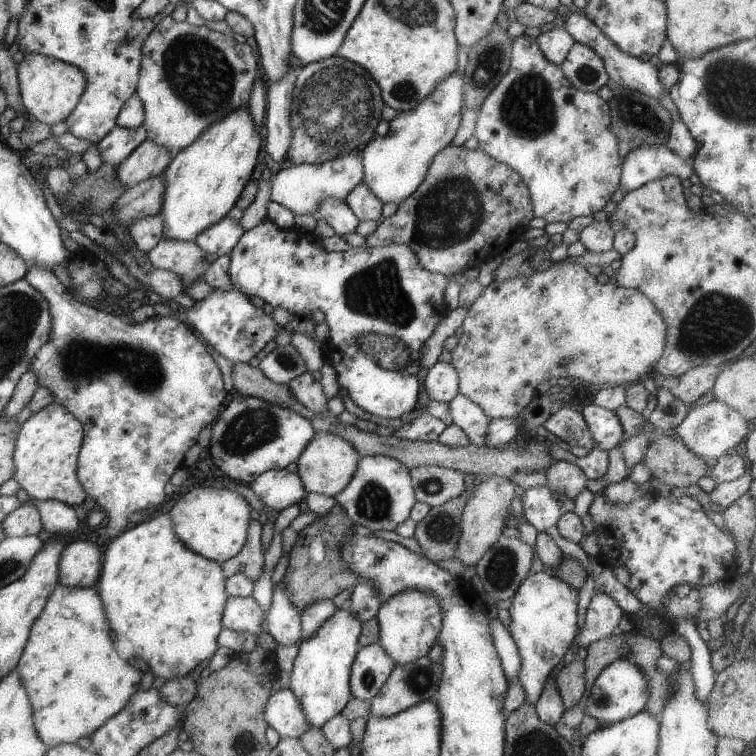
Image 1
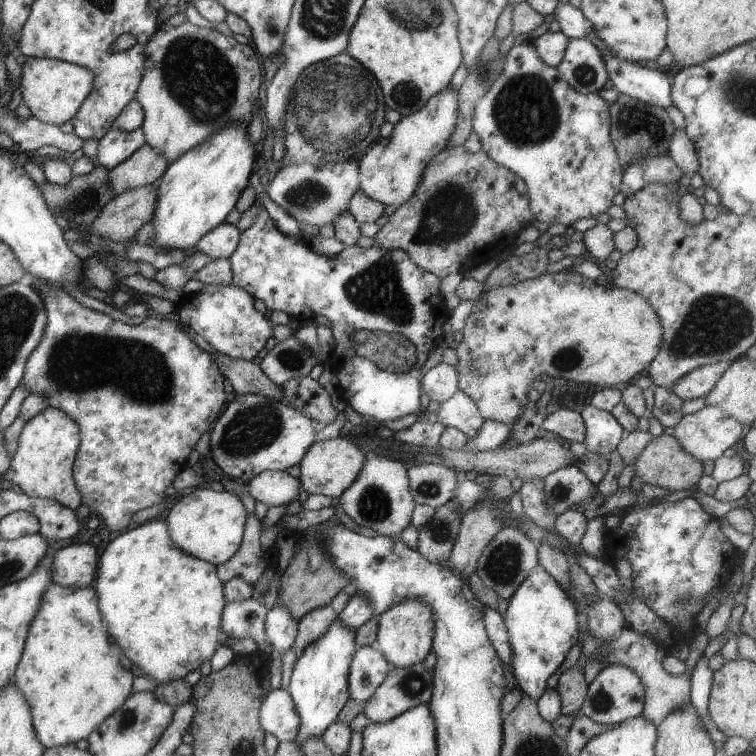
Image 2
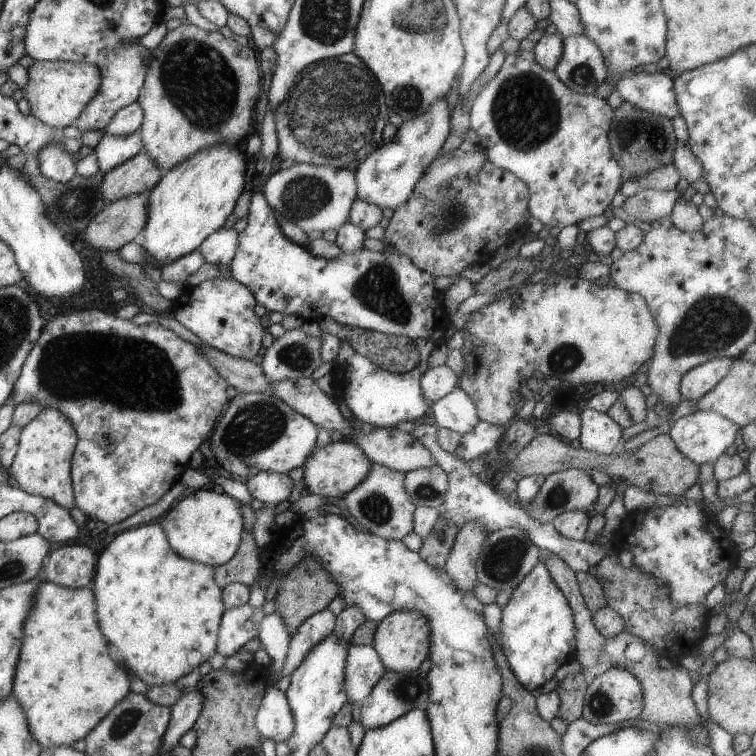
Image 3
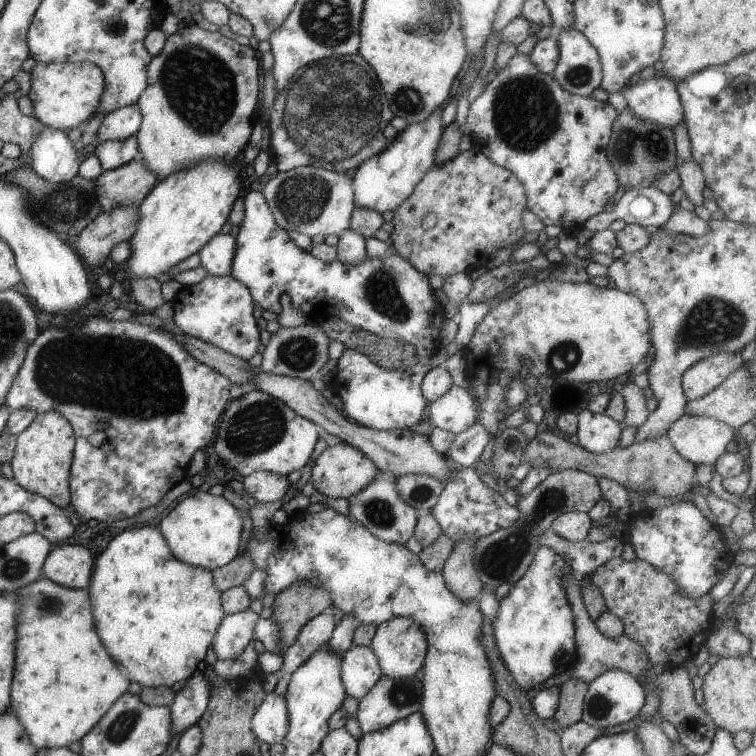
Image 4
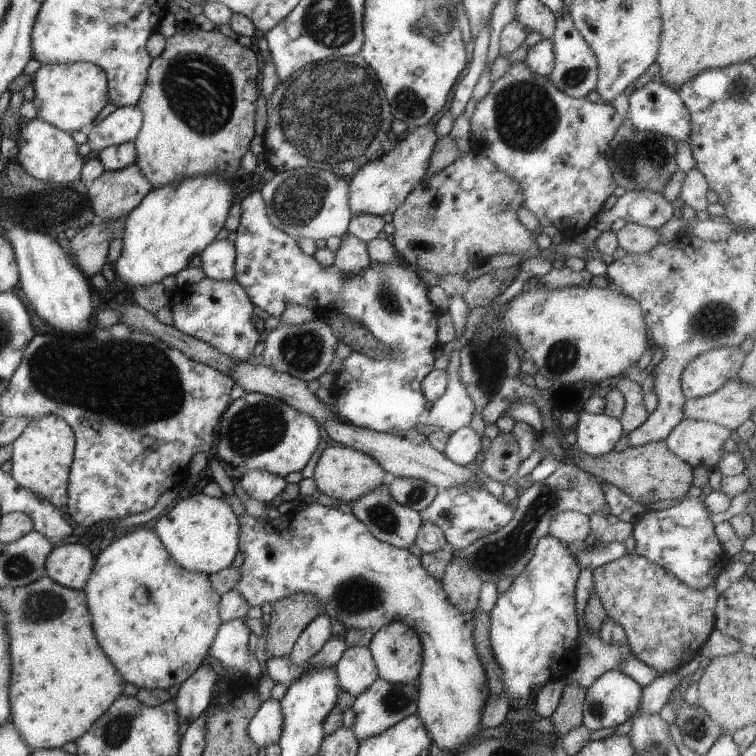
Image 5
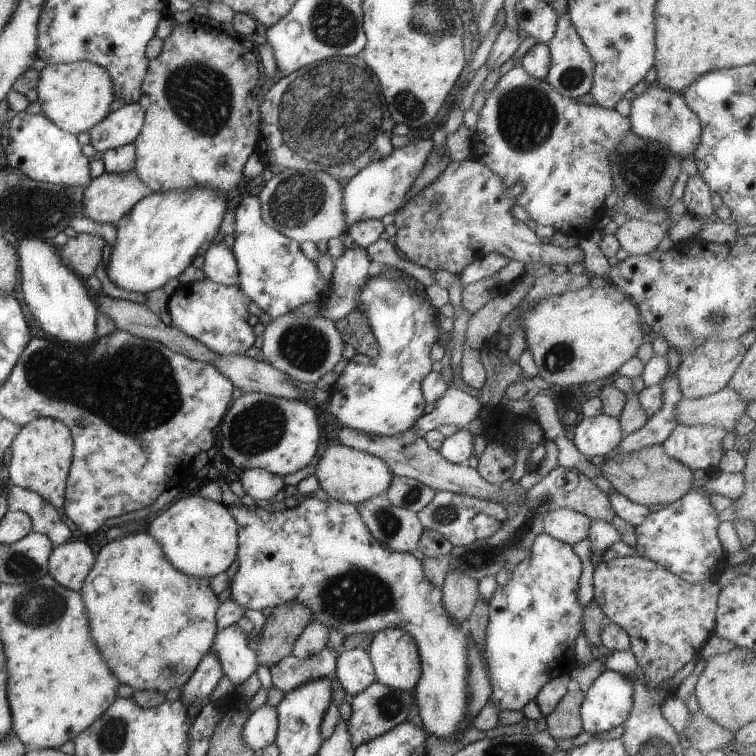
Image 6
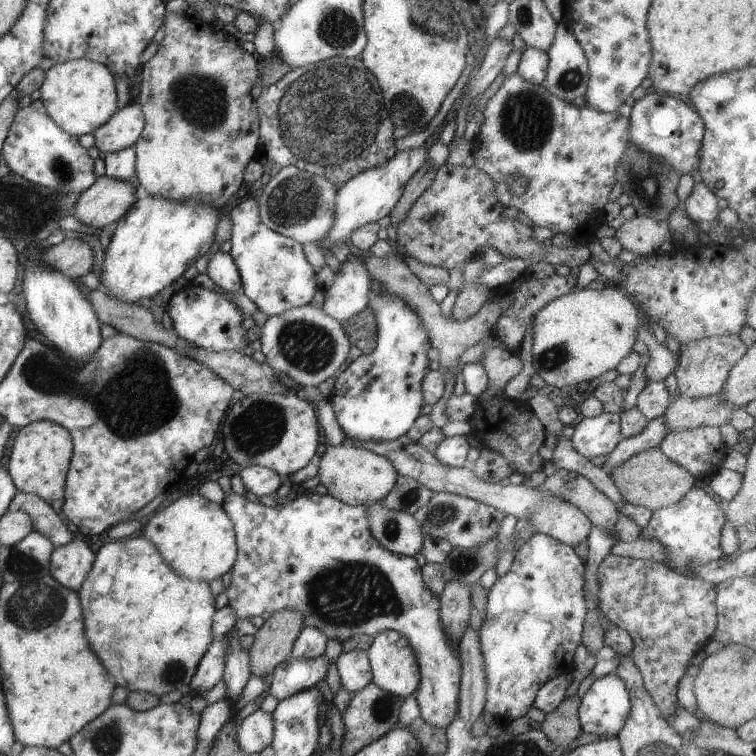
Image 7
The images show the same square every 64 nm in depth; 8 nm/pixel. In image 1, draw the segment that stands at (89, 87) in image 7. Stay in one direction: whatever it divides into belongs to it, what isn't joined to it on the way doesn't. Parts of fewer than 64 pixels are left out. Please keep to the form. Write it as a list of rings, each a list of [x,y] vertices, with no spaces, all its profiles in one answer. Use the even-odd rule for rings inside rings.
[[[35,52],[23,54],[22,60],[17,64],[16,75],[23,108],[33,119],[47,126],[64,121],[69,116],[79,96],[83,94],[84,85],[87,82],[79,68]]]

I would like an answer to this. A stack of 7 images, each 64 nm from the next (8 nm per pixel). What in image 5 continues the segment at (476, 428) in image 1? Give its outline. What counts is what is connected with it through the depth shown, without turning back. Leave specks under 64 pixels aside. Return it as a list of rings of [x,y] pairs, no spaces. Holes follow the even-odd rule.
[[[456,348],[444,369],[447,374],[445,392],[428,404],[427,410],[419,415],[417,424],[412,428],[413,431],[418,432],[423,426],[435,426],[447,432],[455,432],[469,424],[475,408],[458,376],[459,356]]]

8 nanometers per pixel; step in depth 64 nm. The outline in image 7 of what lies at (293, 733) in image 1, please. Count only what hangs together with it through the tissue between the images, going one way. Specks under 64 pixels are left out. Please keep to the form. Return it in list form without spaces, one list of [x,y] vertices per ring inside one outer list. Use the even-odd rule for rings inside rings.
[[[259,708],[241,719],[237,732],[235,732],[235,744],[243,754],[258,753],[271,744],[273,738],[273,718],[271,712],[263,712]]]

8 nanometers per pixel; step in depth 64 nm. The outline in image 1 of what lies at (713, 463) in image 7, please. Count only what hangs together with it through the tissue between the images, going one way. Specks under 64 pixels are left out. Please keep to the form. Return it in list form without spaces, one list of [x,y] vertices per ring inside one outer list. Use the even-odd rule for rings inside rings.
[[[712,399],[706,404],[689,407],[687,414],[673,429],[673,432],[691,452],[695,452],[697,456],[705,459],[721,456],[726,450],[739,444],[750,429],[751,424],[743,416],[739,416],[735,412],[735,408],[729,408],[727,404]]]

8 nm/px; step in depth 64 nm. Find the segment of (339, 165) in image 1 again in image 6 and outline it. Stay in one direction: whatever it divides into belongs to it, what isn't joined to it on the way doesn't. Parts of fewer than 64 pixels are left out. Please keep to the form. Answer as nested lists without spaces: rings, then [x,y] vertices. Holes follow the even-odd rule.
[[[285,168],[273,175],[257,194],[261,218],[279,234],[301,242],[321,242],[331,237],[343,237],[346,232],[343,216],[343,183],[325,172],[299,171]]]

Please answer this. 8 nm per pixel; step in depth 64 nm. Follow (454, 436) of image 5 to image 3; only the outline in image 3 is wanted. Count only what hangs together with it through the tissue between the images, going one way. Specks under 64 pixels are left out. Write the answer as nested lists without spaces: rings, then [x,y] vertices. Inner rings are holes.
[[[479,421],[473,426],[471,432],[461,435],[459,444],[452,455],[468,464],[475,457],[485,456],[491,448],[497,446],[503,432],[505,432],[504,427]]]

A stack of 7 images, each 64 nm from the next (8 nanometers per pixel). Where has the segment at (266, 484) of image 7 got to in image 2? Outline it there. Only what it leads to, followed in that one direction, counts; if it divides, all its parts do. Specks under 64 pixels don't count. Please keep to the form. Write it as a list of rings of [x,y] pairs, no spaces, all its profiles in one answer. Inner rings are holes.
[[[261,471],[245,484],[251,498],[267,507],[287,506],[299,496],[300,481],[286,471]]]

